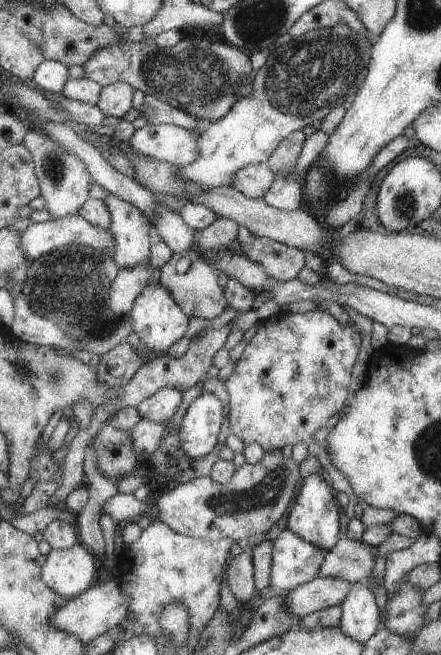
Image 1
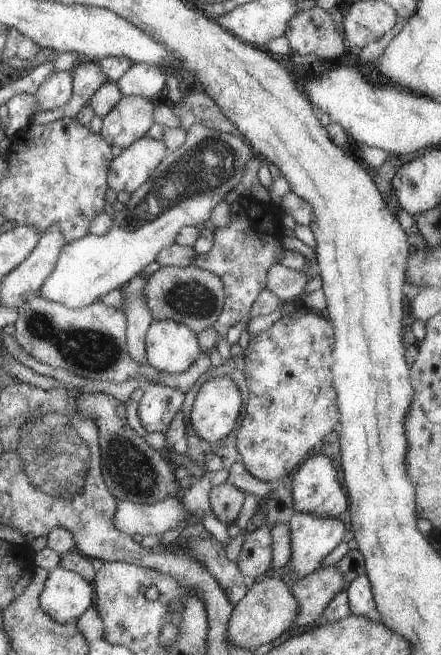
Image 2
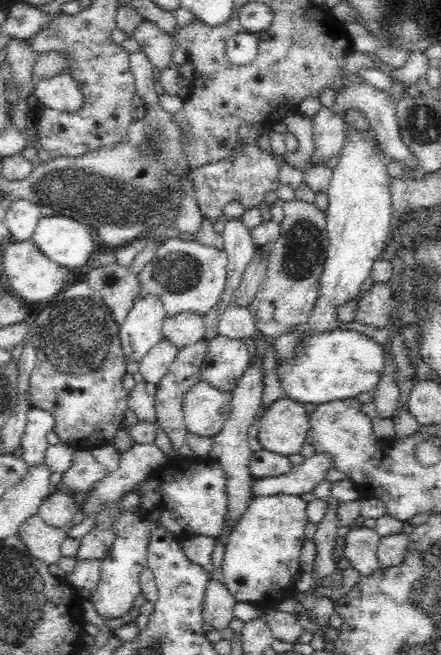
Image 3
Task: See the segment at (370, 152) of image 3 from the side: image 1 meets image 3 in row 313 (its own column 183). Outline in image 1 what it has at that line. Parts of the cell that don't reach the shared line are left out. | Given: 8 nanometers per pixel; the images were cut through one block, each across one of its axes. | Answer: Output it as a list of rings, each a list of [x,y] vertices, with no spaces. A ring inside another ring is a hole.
[[[162,283],[146,284],[142,292],[135,297],[130,312],[132,339],[140,341],[150,351],[165,352],[167,348],[177,342],[187,328],[187,314],[175,302],[171,292]]]

